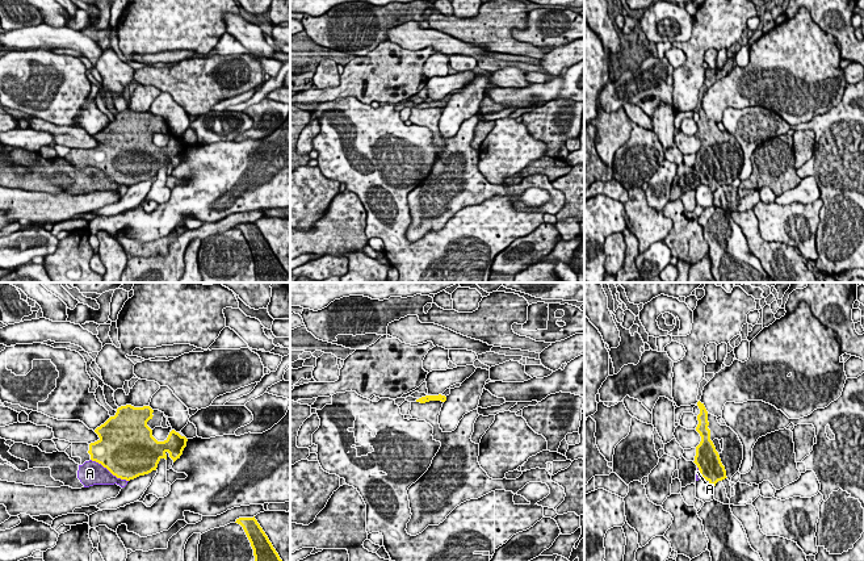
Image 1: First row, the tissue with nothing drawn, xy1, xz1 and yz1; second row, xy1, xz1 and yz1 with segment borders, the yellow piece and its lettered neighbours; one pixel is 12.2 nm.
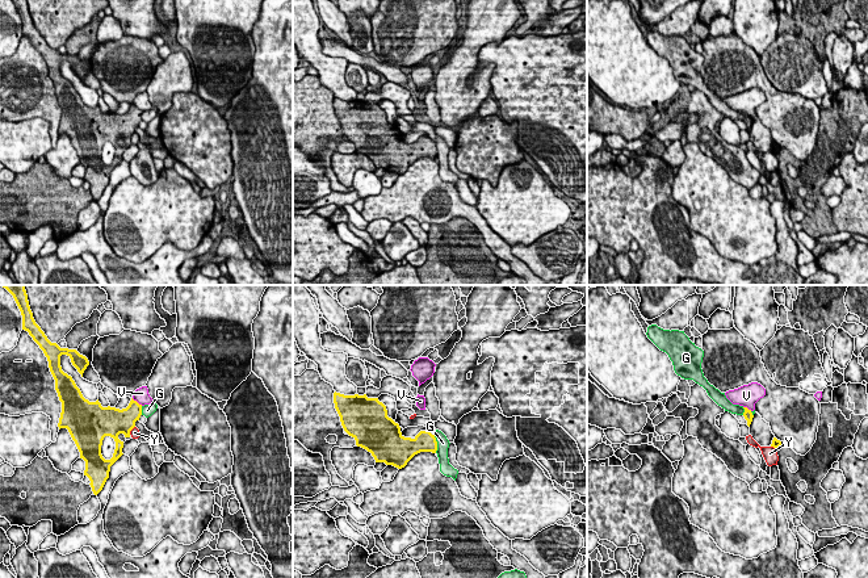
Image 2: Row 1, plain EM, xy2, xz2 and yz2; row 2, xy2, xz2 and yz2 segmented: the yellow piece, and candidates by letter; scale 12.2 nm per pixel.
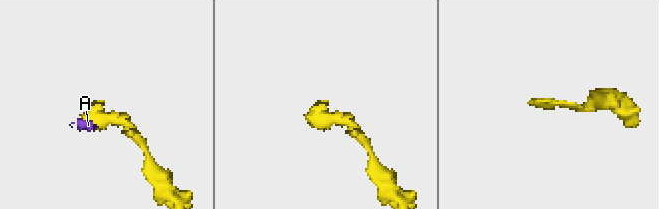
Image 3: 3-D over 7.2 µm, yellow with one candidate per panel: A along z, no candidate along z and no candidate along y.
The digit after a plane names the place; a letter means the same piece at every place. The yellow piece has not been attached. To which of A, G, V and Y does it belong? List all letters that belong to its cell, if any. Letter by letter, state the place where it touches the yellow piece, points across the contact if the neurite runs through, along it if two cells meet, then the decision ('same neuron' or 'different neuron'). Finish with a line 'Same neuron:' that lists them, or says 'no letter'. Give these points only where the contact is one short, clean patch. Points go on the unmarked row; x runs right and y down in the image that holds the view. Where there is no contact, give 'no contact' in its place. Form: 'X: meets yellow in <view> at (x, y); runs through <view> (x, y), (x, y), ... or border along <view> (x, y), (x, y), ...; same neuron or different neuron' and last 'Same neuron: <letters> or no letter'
A: meets yellow in xy1 at (109, 176); different neuron
G: meets yellow in xz2 at (436, 150); border along xz2 (434, 142), (436, 158); different neuron
V: meets yellow in xy2 at (135, 107); border along xy2 (131, 104), (142, 111); different neuron
Y: meets yellow in xy2 at (131, 134); different neuron
Same neuron: no letter

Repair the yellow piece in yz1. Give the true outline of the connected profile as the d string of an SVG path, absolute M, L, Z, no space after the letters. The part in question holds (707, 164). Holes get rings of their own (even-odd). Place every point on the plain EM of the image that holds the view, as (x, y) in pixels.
M700 106L697 108L700 120L696 137L701 142L700 150L696 152L695 169L700 176L701 184L706 185L712 192L718 187L731 183L739 176L743 166L743 151L738 141L727 131L721 131L717 122L709 120ZM713 146L724 146L724 156L718 159Z

